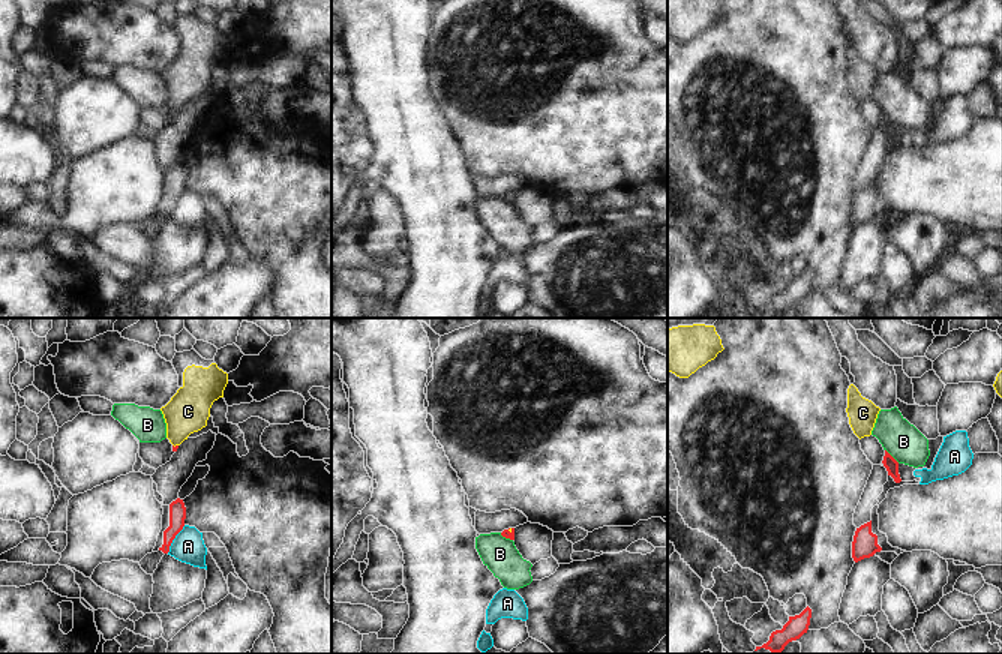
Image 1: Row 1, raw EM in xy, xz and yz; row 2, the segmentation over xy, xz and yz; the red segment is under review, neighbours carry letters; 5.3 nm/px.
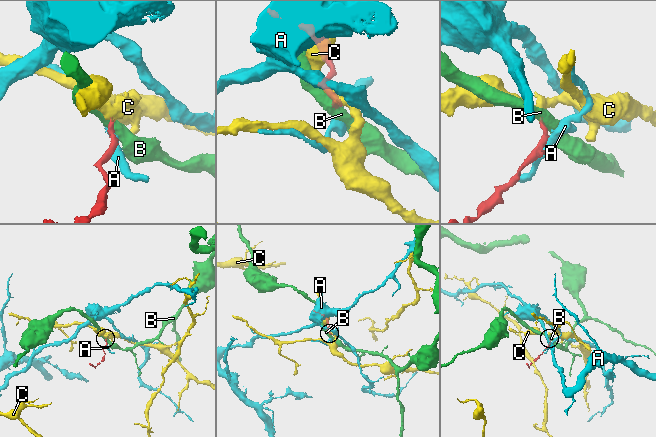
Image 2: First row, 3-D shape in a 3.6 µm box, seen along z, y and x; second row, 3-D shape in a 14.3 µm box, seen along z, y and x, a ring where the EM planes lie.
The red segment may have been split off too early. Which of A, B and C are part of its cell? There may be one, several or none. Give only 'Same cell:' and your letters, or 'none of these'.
Same cell: C

